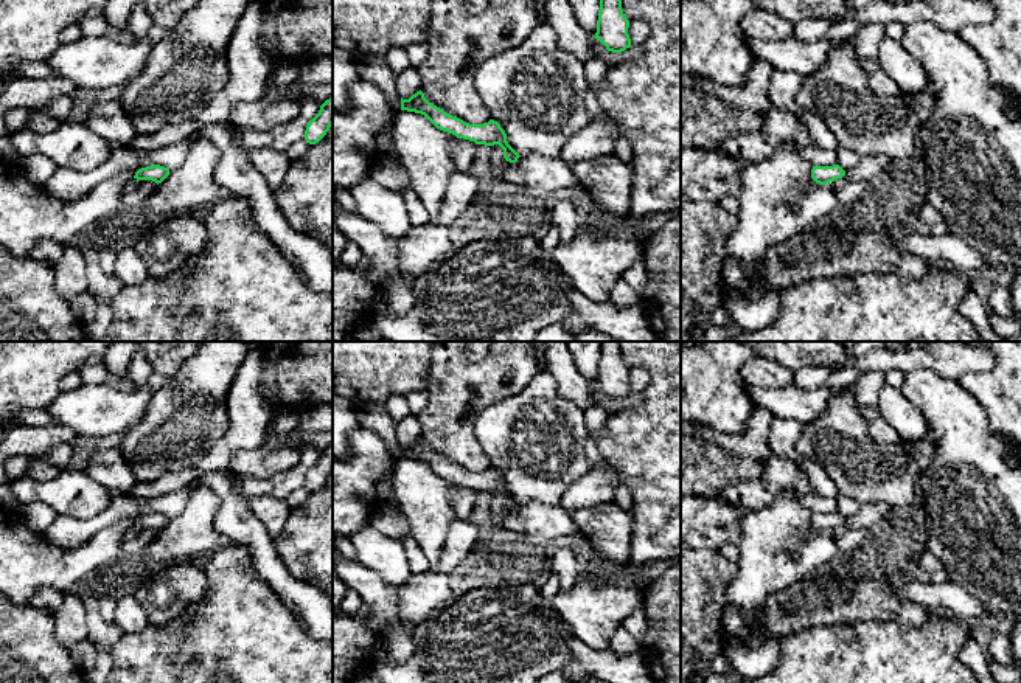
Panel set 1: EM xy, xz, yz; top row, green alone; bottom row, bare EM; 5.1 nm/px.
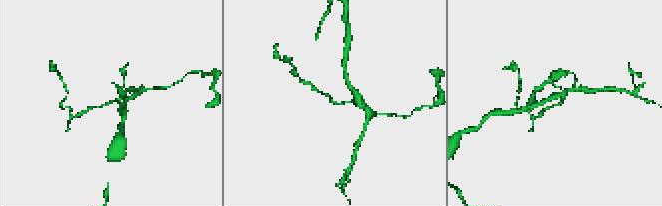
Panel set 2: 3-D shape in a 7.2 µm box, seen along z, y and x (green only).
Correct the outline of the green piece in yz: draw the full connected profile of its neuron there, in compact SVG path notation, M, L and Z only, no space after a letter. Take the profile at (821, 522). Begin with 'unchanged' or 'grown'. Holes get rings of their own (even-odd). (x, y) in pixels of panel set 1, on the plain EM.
unchanged; M839 512L833 514L813 514L811 526L819 532L827 532L845 523L845 518Z

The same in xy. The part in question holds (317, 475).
unchanged; M333 444L320 453L319 461L308 470L305 478L305 487L309 492L319 491L326 483L331 473L333 473Z

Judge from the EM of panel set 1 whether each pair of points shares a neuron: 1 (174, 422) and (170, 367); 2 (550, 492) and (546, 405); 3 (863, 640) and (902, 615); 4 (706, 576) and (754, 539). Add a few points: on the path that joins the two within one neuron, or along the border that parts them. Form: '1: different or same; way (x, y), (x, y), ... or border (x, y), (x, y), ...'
1: different; border (190, 357), (173, 376)
2: same; way (550, 471), (550, 455), (546, 450), (546, 427)
3: different; border (928, 618), (919, 626), (878, 620), (855, 621)
4: different; border (735, 564), (737, 575), (724, 599)

